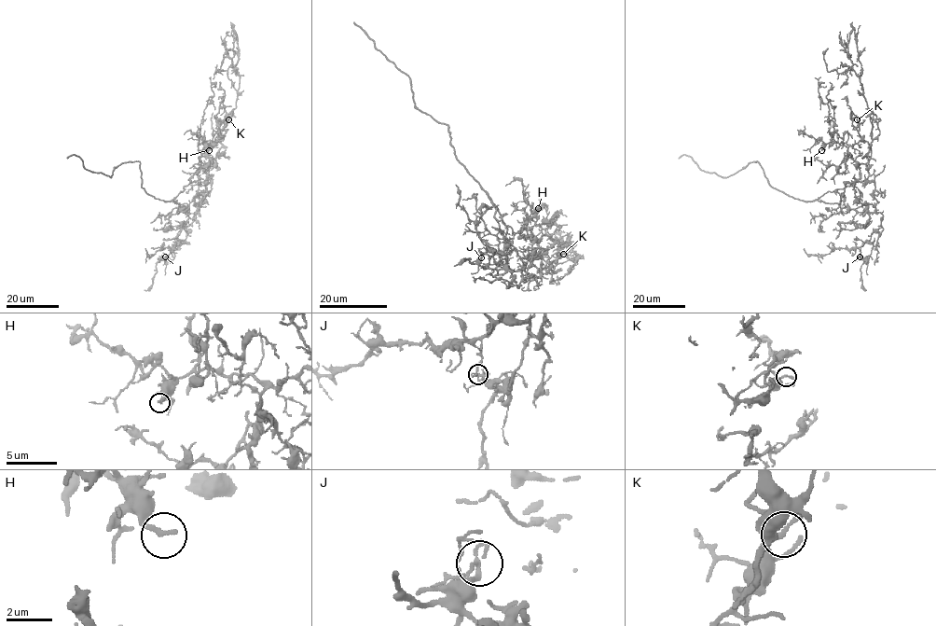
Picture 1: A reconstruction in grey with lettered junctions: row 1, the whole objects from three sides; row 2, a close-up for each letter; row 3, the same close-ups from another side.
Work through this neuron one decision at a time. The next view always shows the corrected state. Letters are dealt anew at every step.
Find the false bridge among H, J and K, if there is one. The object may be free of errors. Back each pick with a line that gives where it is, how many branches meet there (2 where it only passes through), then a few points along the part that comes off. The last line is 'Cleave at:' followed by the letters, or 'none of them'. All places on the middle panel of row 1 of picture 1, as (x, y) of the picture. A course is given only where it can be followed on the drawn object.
Cleave at: none of them

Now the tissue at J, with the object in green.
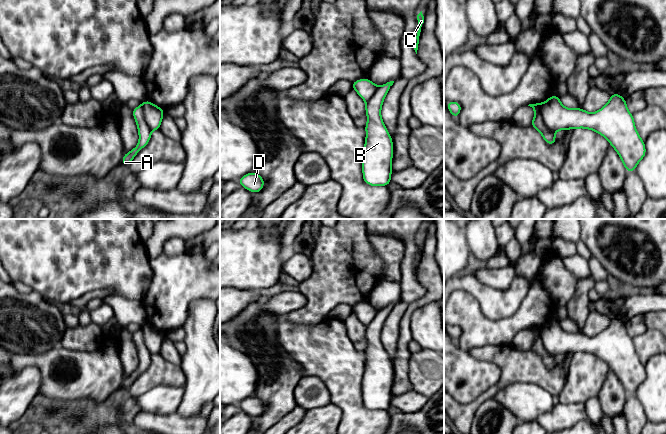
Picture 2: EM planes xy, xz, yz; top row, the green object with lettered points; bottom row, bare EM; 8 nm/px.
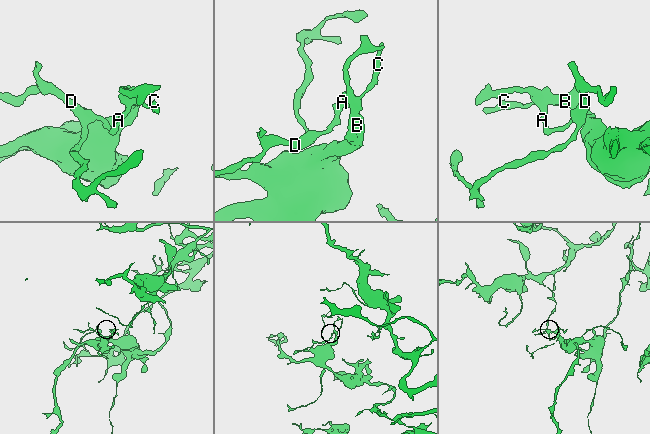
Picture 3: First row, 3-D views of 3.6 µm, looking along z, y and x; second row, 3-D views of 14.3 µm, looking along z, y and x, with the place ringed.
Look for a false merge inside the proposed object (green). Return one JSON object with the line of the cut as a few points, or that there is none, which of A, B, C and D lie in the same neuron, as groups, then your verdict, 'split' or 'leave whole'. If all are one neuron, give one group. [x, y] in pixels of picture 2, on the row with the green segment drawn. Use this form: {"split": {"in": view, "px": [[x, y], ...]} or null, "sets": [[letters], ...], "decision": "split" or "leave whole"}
{"split": null, "sets": [["A", "B", "C", "D"]], "decision": "leave whole"}

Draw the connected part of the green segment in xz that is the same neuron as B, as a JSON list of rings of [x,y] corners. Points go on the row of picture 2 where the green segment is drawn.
[[[370,79],[352,82],[352,88],[366,102],[368,118],[362,155],[363,180],[370,186],[388,186],[391,182],[393,141],[381,118],[384,98],[394,81],[376,86]]]

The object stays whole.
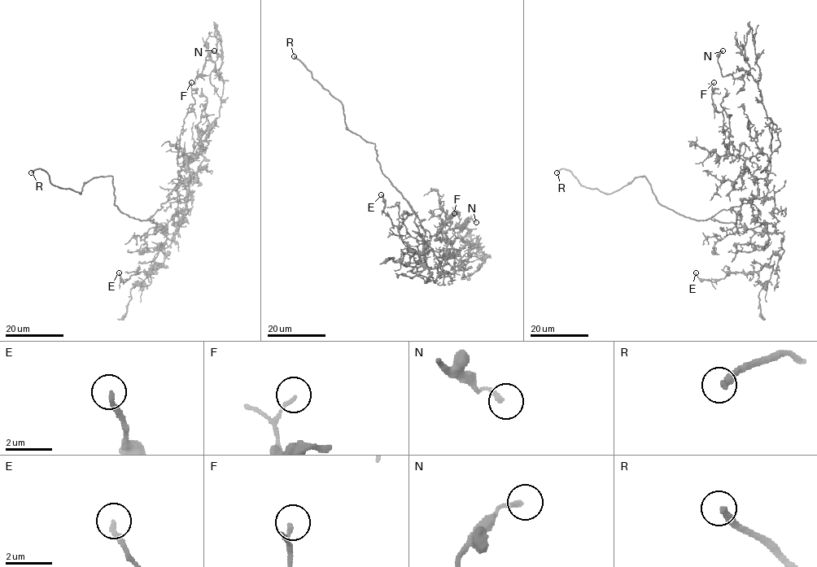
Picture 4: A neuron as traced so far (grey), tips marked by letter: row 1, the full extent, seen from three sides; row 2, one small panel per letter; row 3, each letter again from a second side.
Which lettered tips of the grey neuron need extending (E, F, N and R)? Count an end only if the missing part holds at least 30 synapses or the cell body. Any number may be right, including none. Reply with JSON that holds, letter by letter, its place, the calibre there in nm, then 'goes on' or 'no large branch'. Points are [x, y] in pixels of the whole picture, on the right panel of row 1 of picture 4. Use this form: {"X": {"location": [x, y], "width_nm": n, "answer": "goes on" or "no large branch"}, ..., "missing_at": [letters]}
{"E": {"location": [696, 272], "width_nm": 200, "answer": "no large branch"}, "F": {"location": [714, 82], "width_nm": 130, "answer": "no large branch"}, "N": {"location": [723, 50], "width_nm": 190, "answer": "no large branch"}, "R": {"location": [557, 172], "width_nm": 280, "answer": "goes on"}, "missing_at": ["R"]}

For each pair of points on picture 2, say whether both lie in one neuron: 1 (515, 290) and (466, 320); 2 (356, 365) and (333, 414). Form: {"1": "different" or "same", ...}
{"1": "different", "2": "different"}

